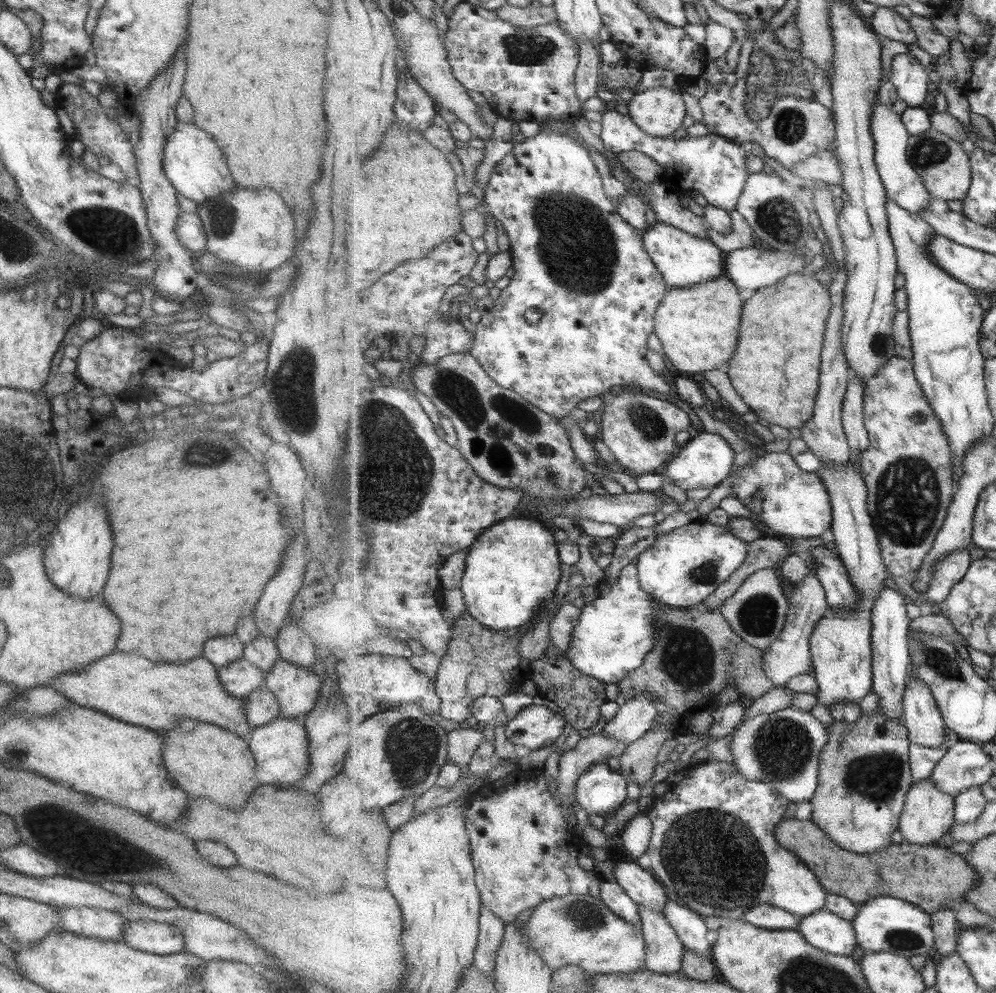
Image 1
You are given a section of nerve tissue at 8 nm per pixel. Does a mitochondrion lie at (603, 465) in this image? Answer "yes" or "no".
no

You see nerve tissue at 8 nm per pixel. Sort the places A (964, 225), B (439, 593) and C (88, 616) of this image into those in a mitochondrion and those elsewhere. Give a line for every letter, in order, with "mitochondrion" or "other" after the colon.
A: other
B: other
C: other

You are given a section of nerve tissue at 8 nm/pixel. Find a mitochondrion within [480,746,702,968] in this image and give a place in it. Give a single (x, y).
(585, 916)

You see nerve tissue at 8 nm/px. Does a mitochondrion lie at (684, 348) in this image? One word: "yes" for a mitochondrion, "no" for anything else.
no

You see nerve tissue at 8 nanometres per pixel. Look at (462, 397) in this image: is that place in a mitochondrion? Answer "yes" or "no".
yes

